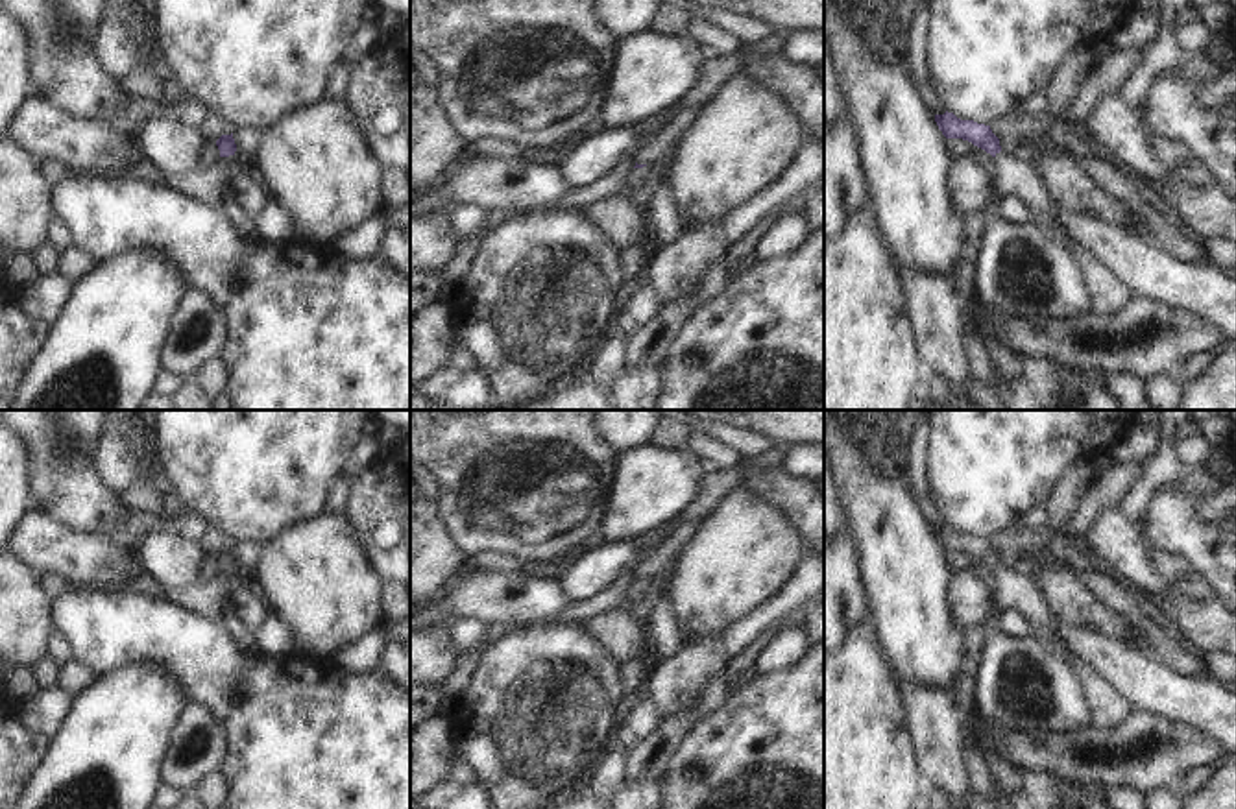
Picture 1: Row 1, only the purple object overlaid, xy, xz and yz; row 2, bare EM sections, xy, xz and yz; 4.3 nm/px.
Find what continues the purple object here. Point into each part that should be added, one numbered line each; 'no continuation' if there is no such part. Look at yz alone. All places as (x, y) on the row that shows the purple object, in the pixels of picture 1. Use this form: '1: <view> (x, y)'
1: yz (1015, 178)

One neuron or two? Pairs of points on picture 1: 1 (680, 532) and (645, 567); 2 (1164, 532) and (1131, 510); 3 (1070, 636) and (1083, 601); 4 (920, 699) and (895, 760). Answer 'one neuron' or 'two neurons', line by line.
1: one neuron
2: two neurons
3: two neurons
4: two neurons

